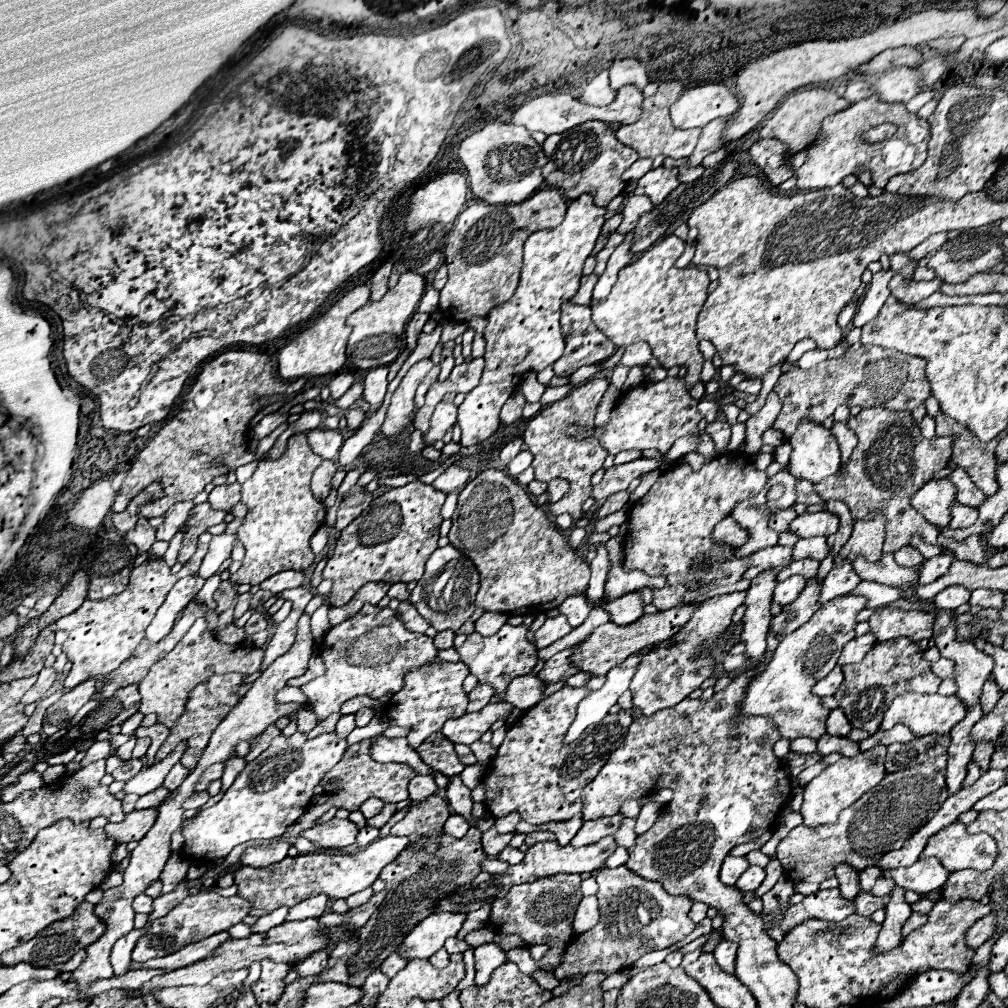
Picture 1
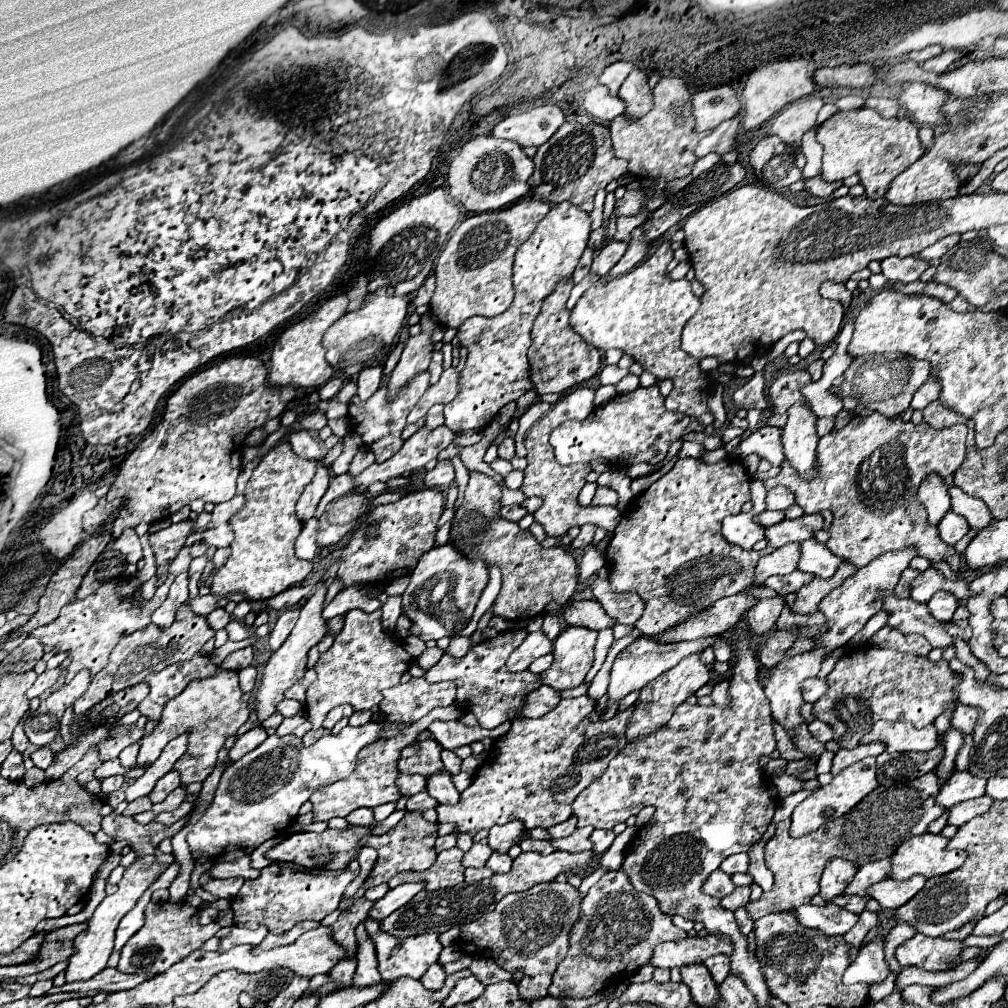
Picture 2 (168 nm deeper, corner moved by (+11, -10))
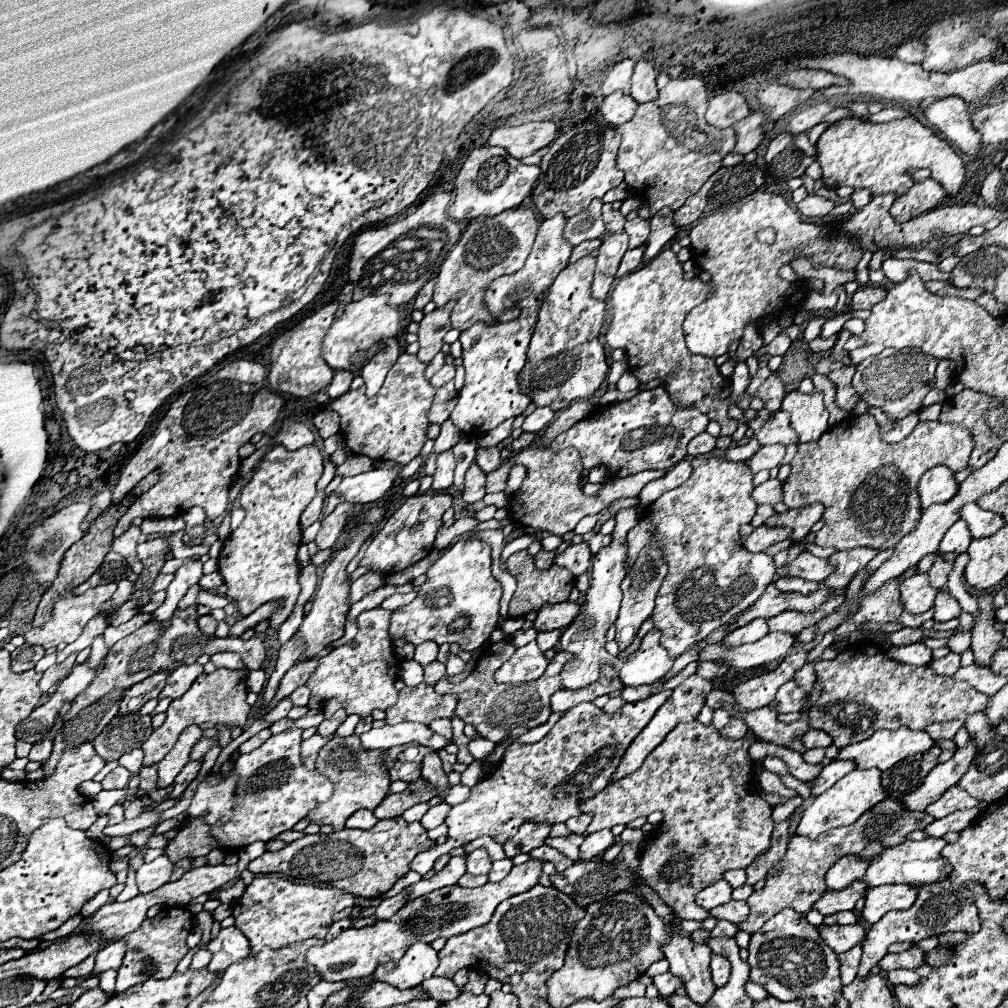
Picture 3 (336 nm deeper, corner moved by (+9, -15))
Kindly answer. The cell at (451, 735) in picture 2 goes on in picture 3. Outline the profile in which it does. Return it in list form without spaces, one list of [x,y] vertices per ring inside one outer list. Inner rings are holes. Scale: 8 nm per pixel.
[[[435,719],[431,725],[429,725],[431,731],[439,733],[441,737],[445,739],[453,739],[453,731],[451,731],[451,719]]]

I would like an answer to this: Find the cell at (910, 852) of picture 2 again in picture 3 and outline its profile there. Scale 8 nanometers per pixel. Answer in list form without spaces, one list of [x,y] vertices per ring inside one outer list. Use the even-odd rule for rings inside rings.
[[[927,837],[921,841],[903,841],[897,847],[885,849],[881,855],[877,855],[871,863],[869,869],[863,877],[863,881],[867,881],[869,887],[877,887],[877,885],[885,885],[885,883],[907,883],[907,885],[931,885],[935,881],[945,879],[951,873],[951,863],[947,865],[941,857],[941,849],[945,847],[945,839],[935,839],[935,837]]]

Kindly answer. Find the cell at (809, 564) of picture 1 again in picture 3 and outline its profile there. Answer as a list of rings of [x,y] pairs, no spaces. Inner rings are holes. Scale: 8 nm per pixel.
[[[785,577],[785,579],[779,579],[773,583],[779,591],[795,591],[795,593],[801,593],[801,595],[809,595],[811,591],[817,591],[819,589],[819,583],[811,583],[811,581],[803,581],[803,579],[797,579],[797,577]]]

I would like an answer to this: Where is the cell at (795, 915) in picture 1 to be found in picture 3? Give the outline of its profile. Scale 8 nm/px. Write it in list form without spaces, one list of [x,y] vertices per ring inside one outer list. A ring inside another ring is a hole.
[[[855,923],[855,925],[847,925],[847,927],[839,927],[839,925],[817,925],[817,931],[821,935],[821,939],[835,951],[835,953],[845,953],[851,947],[855,947],[857,943],[861,943],[865,939],[865,929],[863,925]]]

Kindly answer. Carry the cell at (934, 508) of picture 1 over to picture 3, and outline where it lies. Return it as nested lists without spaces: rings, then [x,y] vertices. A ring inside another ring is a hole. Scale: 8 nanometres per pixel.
[[[943,465],[933,467],[919,481],[919,495],[923,509],[935,503],[947,503],[957,493],[957,487],[959,485],[955,483],[953,471],[949,467]]]

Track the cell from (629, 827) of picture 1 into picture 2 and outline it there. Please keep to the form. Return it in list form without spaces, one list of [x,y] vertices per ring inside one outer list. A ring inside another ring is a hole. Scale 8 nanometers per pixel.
[[[593,830],[593,836],[589,838],[593,842],[593,850],[597,854],[603,854],[615,840],[615,832],[613,830]]]

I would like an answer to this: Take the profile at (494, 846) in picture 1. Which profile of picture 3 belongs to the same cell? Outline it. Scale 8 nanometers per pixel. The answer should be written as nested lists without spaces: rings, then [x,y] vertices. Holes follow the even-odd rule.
[[[475,849],[473,853],[467,855],[467,871],[473,873],[473,875],[487,875],[491,869],[491,859],[489,859],[489,853],[487,849]]]

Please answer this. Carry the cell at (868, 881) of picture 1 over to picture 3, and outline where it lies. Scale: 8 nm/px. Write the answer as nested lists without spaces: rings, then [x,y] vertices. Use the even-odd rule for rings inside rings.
[[[841,911],[835,915],[829,915],[823,919],[823,923],[839,923],[839,925],[849,925],[849,923],[857,923],[857,913],[855,911]]]

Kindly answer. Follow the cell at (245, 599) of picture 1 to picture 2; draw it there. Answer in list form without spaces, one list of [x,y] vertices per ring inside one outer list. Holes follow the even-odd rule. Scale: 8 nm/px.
[[[217,608],[213,610],[209,616],[207,616],[207,624],[213,628],[213,630],[221,630],[225,628],[225,624],[231,620],[231,616],[223,610],[223,608]]]

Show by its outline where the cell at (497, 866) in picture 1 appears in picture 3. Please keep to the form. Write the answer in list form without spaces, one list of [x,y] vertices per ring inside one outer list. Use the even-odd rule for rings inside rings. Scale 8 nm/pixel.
[[[465,873],[465,875],[459,879],[457,885],[461,885],[461,887],[481,887],[481,885],[485,885],[487,881],[489,881],[487,875],[471,875],[471,873]]]

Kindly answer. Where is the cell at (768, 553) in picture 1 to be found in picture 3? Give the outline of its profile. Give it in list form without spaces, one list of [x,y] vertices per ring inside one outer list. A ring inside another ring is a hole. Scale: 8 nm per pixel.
[[[801,553],[797,559],[793,559],[791,563],[783,567],[787,569],[785,577],[801,577],[801,579],[815,581],[815,583],[821,583],[831,573],[827,559],[819,559],[811,553]]]

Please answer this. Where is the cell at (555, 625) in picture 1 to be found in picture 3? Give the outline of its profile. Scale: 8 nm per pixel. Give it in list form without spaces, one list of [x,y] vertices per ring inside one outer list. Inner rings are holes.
[[[535,641],[519,647],[515,655],[495,671],[497,683],[525,683],[539,679],[547,669],[547,659]]]

